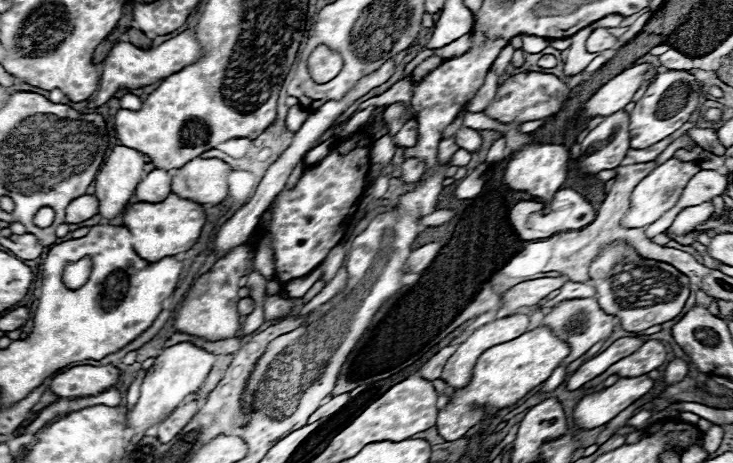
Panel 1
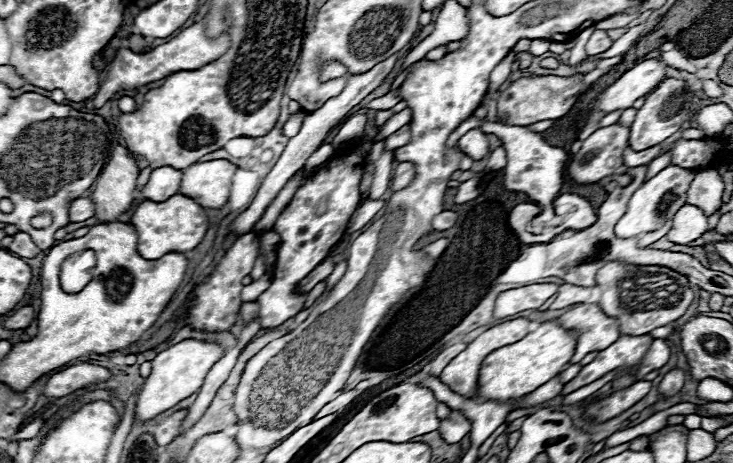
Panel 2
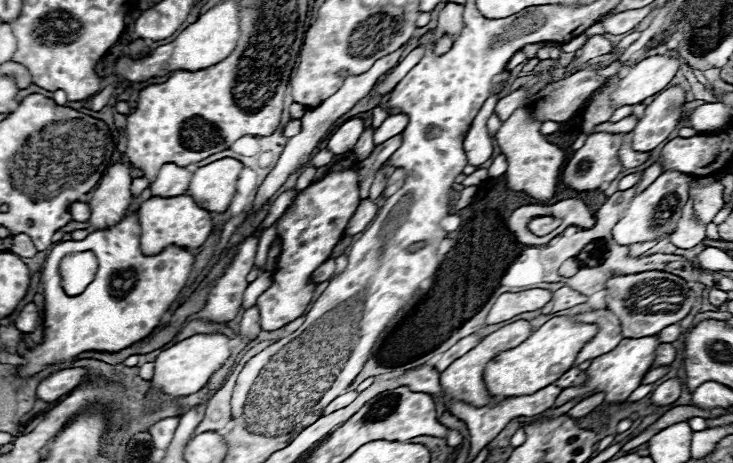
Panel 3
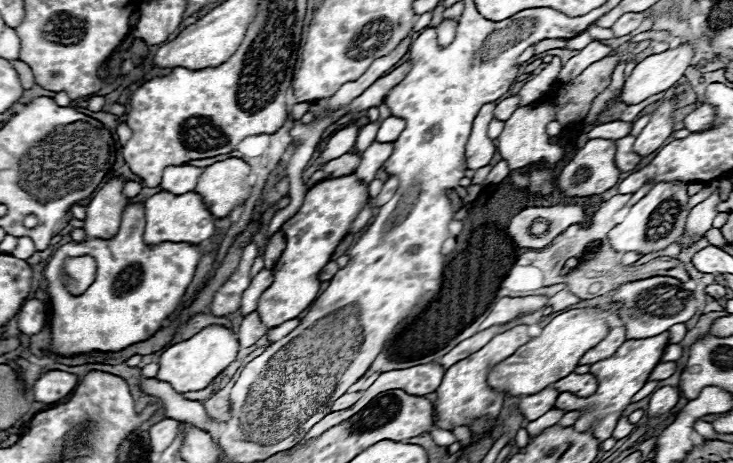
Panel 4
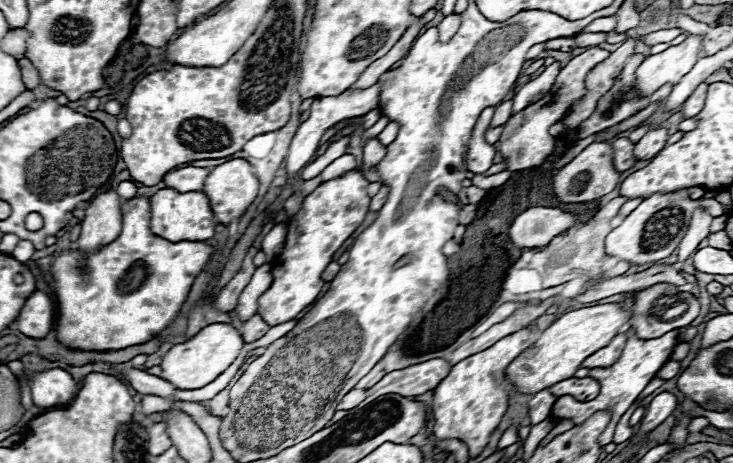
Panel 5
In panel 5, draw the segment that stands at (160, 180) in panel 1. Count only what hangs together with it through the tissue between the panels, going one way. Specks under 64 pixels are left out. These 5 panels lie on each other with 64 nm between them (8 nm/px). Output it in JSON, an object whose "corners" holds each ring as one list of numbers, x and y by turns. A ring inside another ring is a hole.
{"corners":[[186,166,180,170,168,172,164,176,164,182,166,182,166,186,176,188,178,192,198,192,198,190,202,190,208,174,210,174,210,168]]}

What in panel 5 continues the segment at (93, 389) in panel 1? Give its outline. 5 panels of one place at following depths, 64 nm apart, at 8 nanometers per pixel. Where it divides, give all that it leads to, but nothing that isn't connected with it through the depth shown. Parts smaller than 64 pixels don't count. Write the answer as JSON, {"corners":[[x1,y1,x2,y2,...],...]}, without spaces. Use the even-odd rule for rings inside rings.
{"corners":[[62,368,38,370,30,376,32,400,40,408,64,408,72,404,78,392,78,382]]}

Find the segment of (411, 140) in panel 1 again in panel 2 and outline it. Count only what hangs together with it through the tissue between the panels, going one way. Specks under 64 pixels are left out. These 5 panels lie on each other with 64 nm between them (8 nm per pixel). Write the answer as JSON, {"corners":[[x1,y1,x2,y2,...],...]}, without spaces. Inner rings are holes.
{"corners":[[404,126,396,134,386,138,386,150,396,150,396,148,404,146,408,140,410,140,410,130,408,130,408,126]]}

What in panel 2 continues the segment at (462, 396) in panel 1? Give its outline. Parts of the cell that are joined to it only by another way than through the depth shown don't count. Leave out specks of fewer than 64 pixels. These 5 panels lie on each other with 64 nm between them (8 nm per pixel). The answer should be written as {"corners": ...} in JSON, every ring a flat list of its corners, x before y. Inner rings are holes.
{"corners":[[548,320,548,322,540,324,528,336,518,340,516,344,498,348,496,352,488,354,480,368,476,398,506,402,506,400,516,400,516,398,522,398,522,396,534,392,536,388,550,382,554,376,558,376,564,370,564,366,574,356,578,336,580,336,580,332,566,330,556,320],[452,412,450,420,440,422,440,436,448,444,458,444,468,432,470,432,470,422,460,412]]}

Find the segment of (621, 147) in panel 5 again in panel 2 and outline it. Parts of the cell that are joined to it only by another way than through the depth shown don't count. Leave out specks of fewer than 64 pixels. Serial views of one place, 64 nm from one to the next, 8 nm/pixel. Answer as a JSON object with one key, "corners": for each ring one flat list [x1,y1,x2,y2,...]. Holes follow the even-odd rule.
{"corners":[[630,146,624,150,624,166,628,166,628,168,634,168,634,166,644,166,644,164,648,164,648,162,652,162,658,154,660,154,660,146,656,146,656,148,648,148,648,150,640,150,640,152,636,152,636,150,632,150]]}

